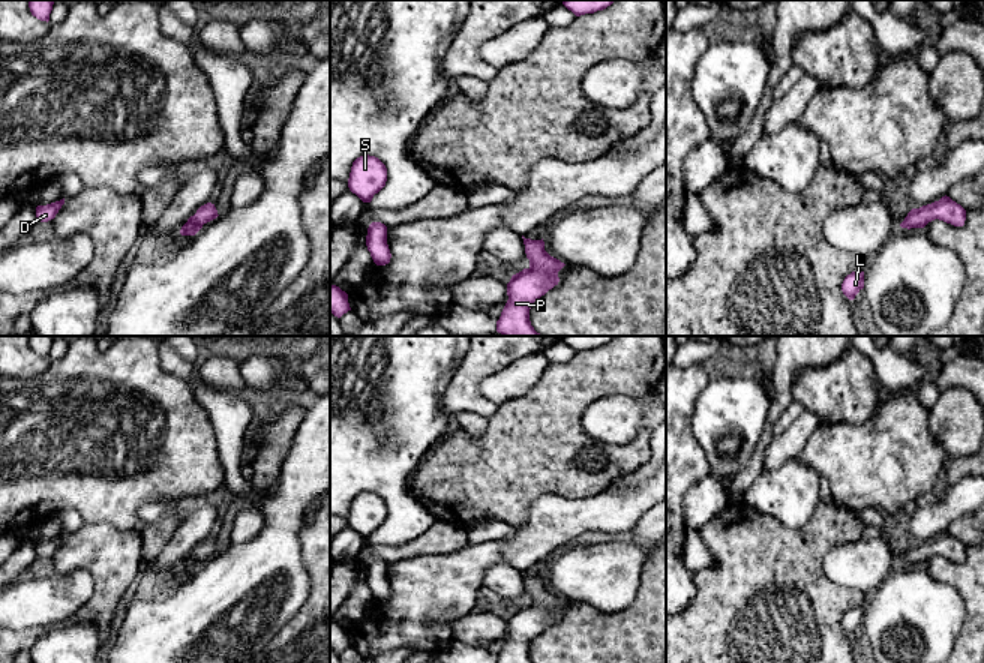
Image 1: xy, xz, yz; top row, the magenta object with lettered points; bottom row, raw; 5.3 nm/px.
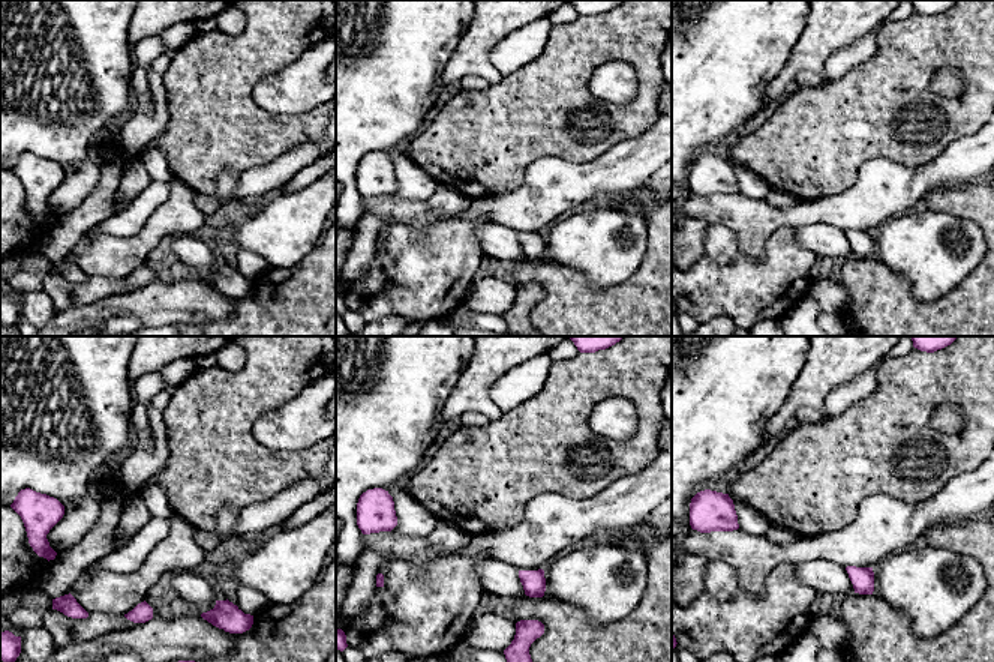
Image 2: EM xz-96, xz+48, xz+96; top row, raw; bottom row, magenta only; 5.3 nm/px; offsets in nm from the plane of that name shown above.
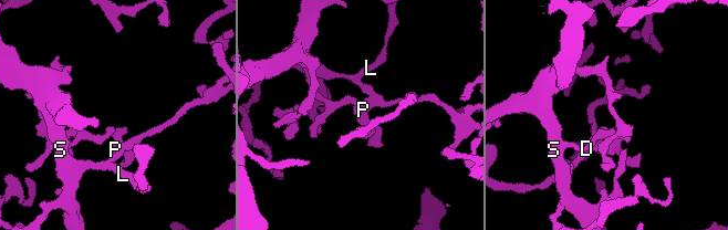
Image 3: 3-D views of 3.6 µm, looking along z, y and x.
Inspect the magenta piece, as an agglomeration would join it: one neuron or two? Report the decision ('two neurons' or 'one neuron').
one neuron

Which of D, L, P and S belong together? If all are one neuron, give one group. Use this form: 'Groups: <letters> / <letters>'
Groups: D L P S

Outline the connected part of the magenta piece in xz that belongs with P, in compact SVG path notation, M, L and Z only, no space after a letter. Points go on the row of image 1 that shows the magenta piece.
M524 238L530 267L512 276L507 284L508 300L496 321L502 336L542 336L530 321L534 302L558 285L558 272L566 266L544 250L544 242Z

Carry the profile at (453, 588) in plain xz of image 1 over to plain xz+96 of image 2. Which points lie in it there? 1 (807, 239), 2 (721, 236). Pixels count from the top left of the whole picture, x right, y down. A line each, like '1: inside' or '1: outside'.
1: outside
2: inside

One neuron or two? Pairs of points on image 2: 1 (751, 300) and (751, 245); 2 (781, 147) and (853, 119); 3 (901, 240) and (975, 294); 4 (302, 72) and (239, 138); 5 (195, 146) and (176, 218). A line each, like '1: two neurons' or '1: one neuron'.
1: two neurons
2: one neuron
3: two neurons
4: two neurons
5: two neurons

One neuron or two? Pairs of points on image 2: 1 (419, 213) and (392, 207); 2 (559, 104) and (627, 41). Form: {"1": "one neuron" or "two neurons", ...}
{"1": "one neuron", "2": "one neuron"}

